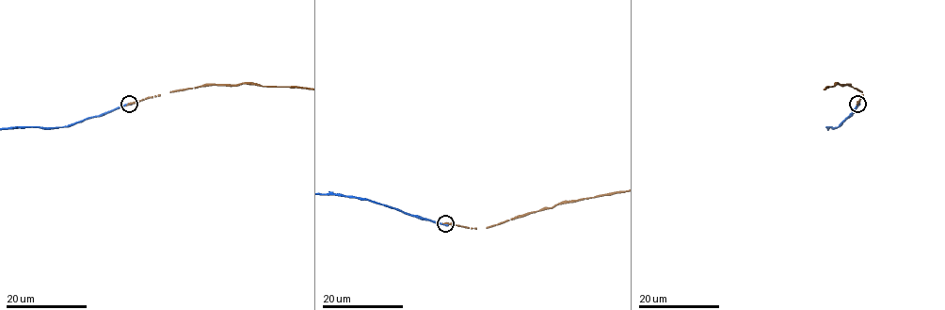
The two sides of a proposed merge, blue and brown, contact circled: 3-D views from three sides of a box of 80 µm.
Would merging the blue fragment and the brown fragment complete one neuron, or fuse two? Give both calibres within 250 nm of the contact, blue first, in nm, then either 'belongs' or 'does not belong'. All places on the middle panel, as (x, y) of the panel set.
360 nm thick on the blue side, 360 nm on the other; does not belong

